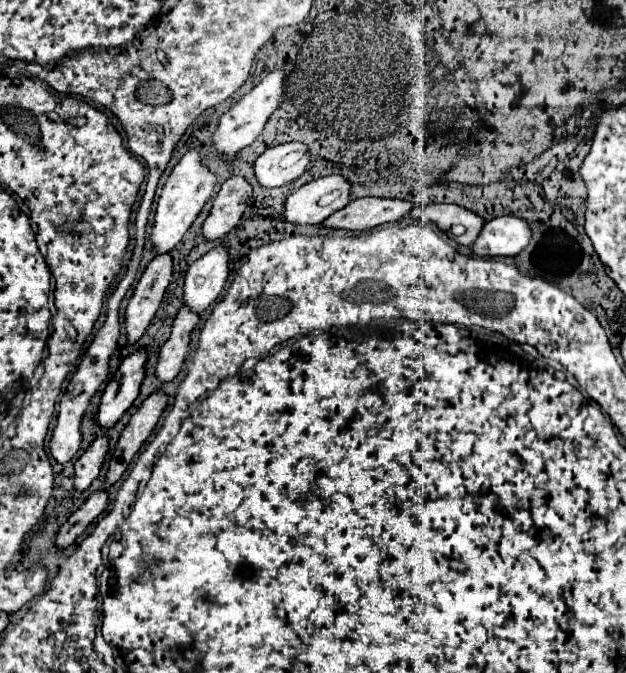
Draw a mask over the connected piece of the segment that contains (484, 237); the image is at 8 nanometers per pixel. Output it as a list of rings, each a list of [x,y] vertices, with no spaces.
[[[496,216],[484,222],[478,240],[470,246],[476,256],[516,256],[530,242],[530,228],[516,216]]]

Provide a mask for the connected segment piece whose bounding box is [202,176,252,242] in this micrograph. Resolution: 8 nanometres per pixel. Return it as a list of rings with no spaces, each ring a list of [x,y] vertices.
[[[232,176],[228,178],[220,190],[218,196],[212,202],[210,214],[204,220],[202,236],[204,240],[220,240],[224,238],[242,218],[246,206],[252,200],[252,188],[246,178]]]

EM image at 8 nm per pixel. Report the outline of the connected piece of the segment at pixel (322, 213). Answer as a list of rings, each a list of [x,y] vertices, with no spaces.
[[[324,176],[294,190],[284,202],[284,220],[290,224],[320,224],[350,202],[350,186],[342,176]]]

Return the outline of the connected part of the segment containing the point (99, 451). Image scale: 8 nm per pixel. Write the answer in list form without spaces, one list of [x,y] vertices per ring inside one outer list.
[[[96,438],[88,450],[74,462],[74,488],[76,492],[84,492],[92,480],[100,474],[104,456],[108,452],[108,440],[106,438]]]

